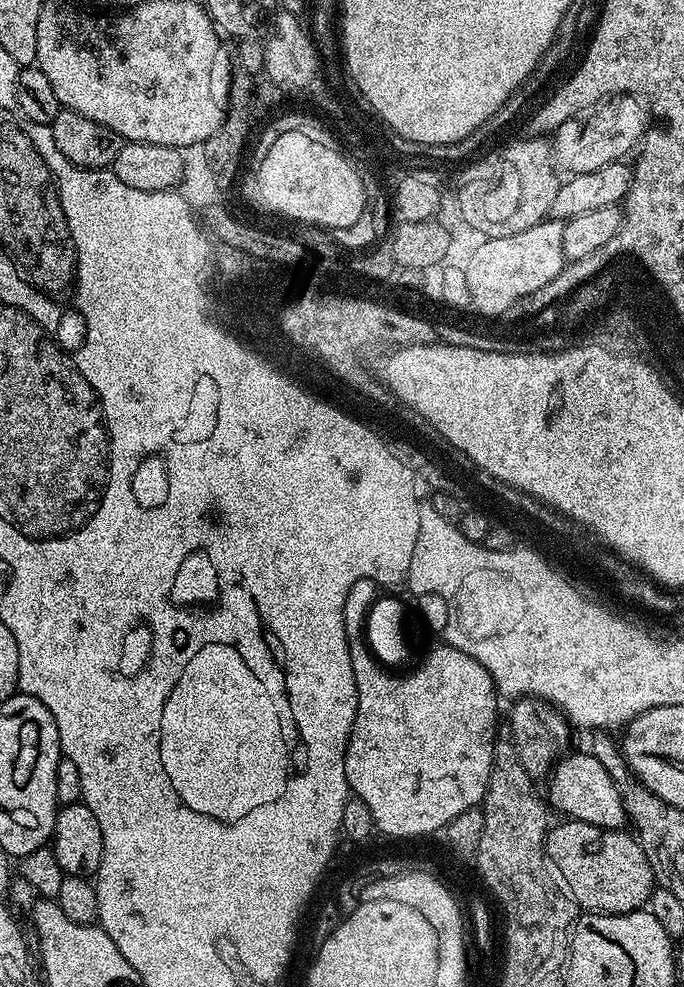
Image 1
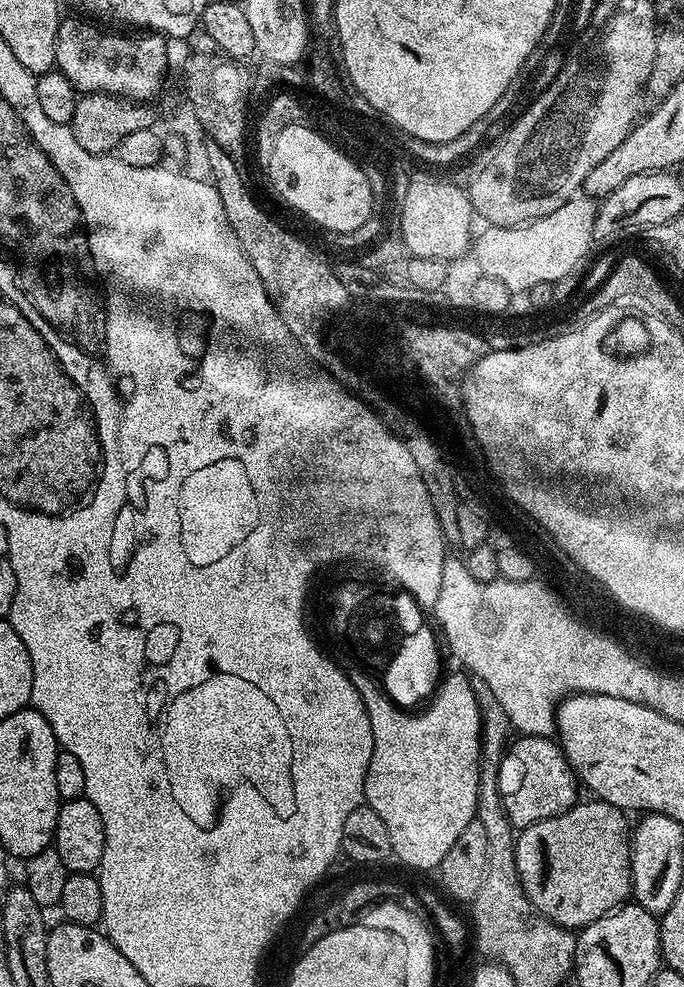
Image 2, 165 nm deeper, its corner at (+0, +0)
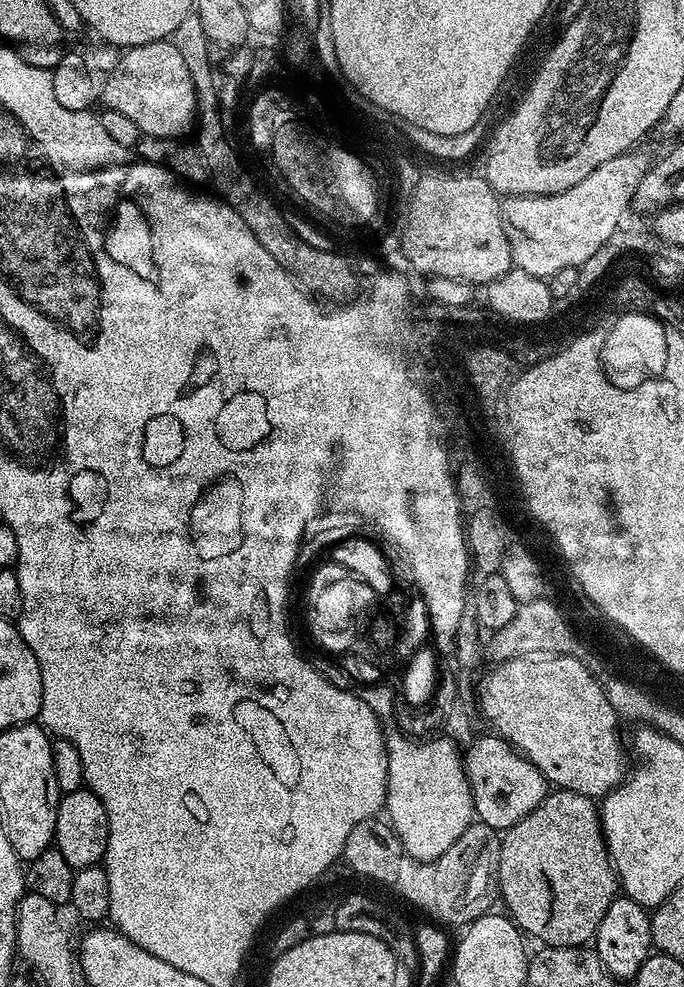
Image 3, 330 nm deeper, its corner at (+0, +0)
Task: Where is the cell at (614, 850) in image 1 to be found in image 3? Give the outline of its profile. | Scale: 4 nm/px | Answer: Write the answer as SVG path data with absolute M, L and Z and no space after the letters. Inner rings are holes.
M552 790L536 809L523 816L513 828L507 829L500 841L499 895L502 897L502 904L504 900L505 906L508 907L506 909L507 915L515 922L517 928L524 933L525 937L532 939L533 936L534 939L540 940L536 942L549 948L578 948L587 945L595 937L602 918L606 918L606 910L610 910L610 906L616 901L618 895L616 867L612 864L608 847L604 841L604 831L600 825L600 810L597 801L593 797L583 796L582 794Z

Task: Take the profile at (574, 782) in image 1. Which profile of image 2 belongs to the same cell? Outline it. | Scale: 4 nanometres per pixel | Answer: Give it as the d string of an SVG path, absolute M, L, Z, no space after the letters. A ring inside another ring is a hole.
M520 736L509 743L498 770L497 791L513 829L523 830L534 822L562 814L577 803L576 788L576 773L555 739L547 736Z

